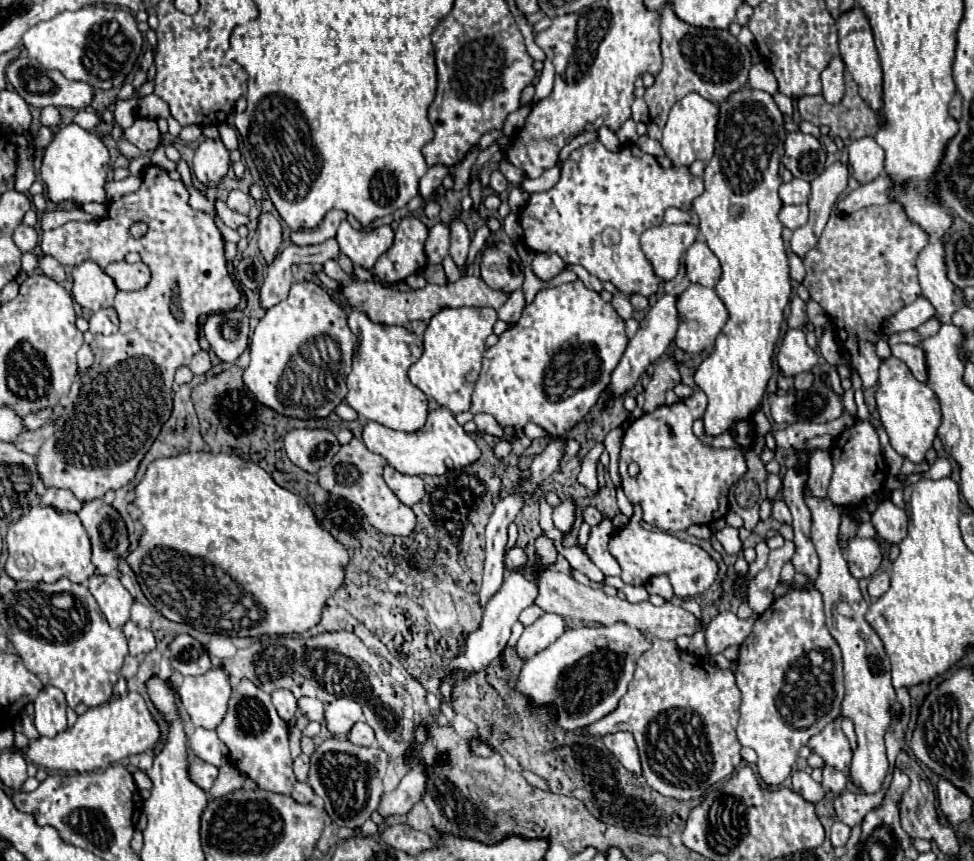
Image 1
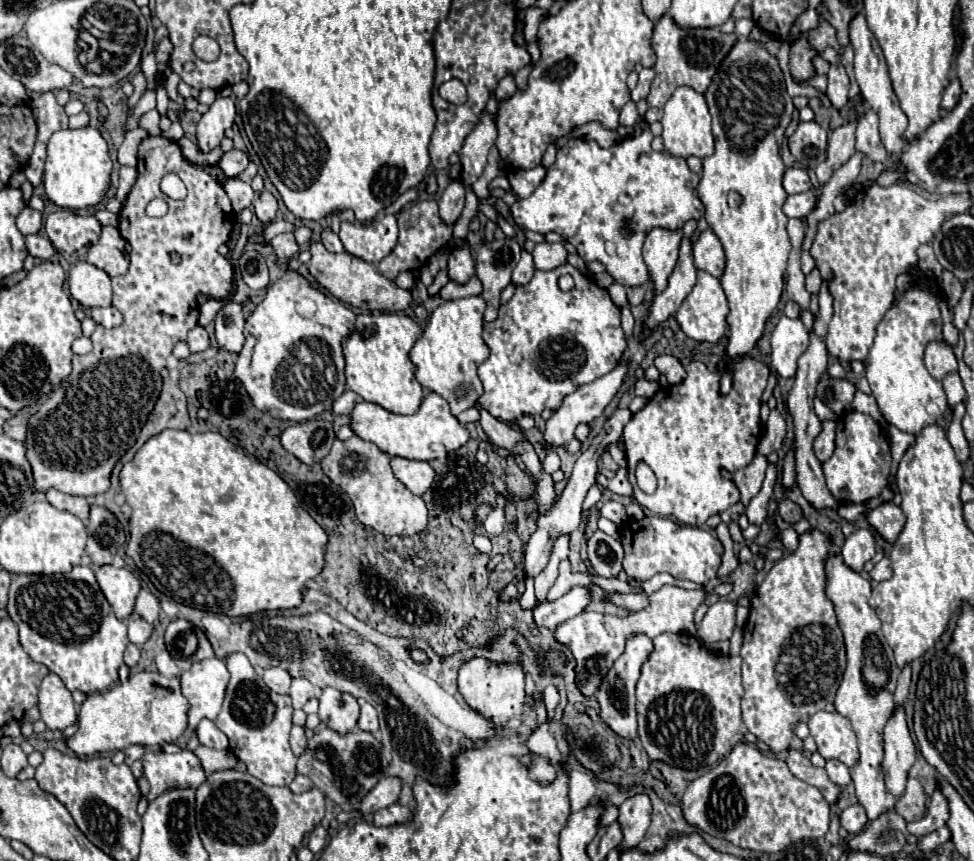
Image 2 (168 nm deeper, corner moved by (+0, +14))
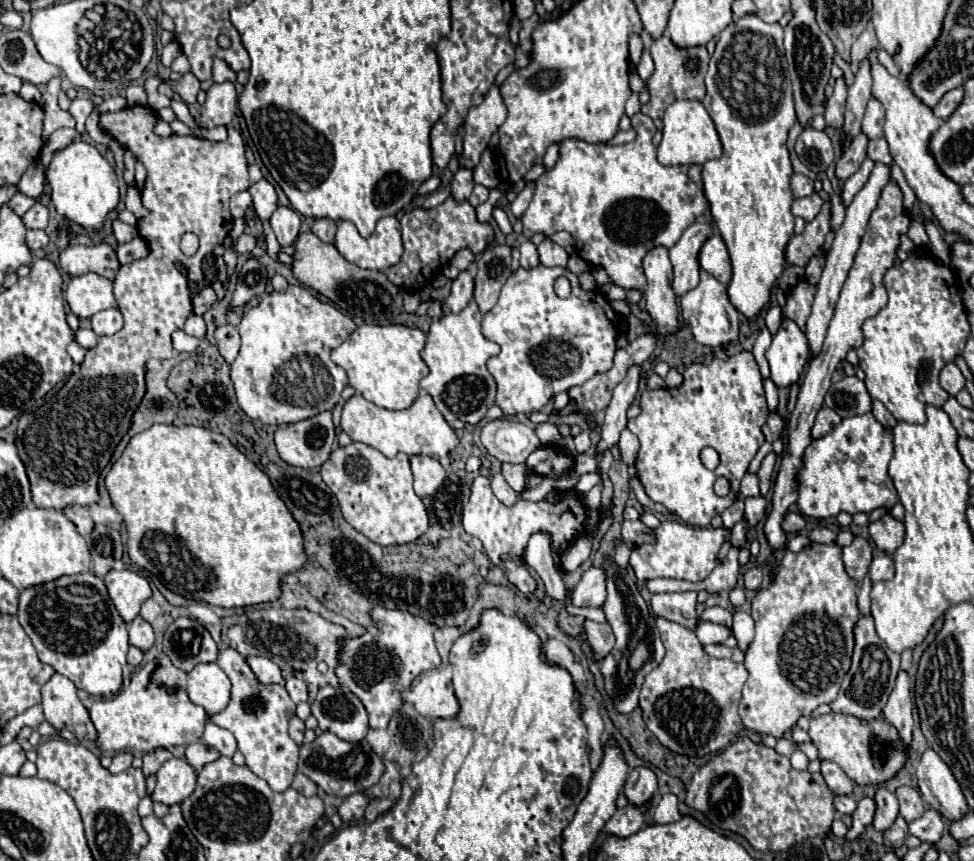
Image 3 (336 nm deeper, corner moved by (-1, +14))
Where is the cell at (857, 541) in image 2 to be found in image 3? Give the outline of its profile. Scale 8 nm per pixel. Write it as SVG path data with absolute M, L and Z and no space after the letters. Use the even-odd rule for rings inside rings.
M855 538L853 544L843 548L843 564L845 570L849 574L851 580L861 582L867 572L869 572L869 564L871 564L871 546L865 538Z

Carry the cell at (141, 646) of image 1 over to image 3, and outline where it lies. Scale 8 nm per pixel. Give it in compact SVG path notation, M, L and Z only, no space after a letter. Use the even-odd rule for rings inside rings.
M137 616L131 624L129 624L129 644L137 646L139 650L149 650L155 642L155 634L149 622L145 622L141 616Z

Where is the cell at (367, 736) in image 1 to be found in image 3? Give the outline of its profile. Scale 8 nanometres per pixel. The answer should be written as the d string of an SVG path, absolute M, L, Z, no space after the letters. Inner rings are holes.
M373 606L371 610L377 634L365 632L357 638L341 640L339 666L335 668L337 678L363 702L369 712L371 728L387 728L395 712L401 710L403 692L409 690L411 682L425 670L437 668L441 658L437 654L433 632L435 624L421 616L413 616L405 610L387 610L383 606ZM395 684L395 690L393 690Z

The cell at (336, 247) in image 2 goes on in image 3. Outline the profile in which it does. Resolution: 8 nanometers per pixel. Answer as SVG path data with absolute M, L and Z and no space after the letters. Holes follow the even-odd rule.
M327 218L315 220L315 224L311 226L311 232L317 238L321 238L323 242L333 242L335 240L335 230L337 230L337 224L333 220L327 220Z

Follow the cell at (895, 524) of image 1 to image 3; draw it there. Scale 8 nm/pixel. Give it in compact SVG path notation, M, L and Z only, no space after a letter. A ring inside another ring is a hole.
M885 514L881 520L869 524L869 534L879 550L893 556L893 552L903 544L905 526L903 522L895 520L891 514Z

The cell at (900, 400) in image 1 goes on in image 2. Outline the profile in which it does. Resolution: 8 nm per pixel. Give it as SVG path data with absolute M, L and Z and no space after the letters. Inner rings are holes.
M914 284L878 324L866 364L866 378L884 420L908 434L918 434L926 426L936 424L948 408L942 382L928 374L922 360L924 346L930 340L942 340L936 292L924 292Z

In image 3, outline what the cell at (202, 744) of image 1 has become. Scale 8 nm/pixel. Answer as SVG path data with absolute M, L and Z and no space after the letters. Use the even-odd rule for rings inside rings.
M207 722L205 726L205 734L203 734L203 742L213 746L219 754L223 756L233 756L237 750L237 740L229 730L223 730L219 726L215 726L213 722Z

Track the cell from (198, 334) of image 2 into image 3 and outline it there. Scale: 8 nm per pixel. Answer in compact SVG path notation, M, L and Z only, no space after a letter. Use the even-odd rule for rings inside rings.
M191 314L189 316L189 320L185 322L185 328L183 328L187 334L191 334L191 336L197 336L197 338L203 338L205 336L205 322L203 322L203 318L201 316L195 316L195 314Z

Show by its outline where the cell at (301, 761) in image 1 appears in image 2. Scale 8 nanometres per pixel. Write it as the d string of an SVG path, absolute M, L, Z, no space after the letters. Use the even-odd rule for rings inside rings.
M292 726L290 746L292 746L292 752L296 756L302 756L304 754L304 750L306 750L306 736L304 736L304 728L302 726Z

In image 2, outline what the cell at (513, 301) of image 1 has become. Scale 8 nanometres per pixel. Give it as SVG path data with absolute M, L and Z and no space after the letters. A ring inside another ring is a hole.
M522 250L522 258L520 258L518 266L512 272L512 284L514 286L524 286L524 284L528 284L528 280L532 278L532 274L534 274L532 256L526 250Z

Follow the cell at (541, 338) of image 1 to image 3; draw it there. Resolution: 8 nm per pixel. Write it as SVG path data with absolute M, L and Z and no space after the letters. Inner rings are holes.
M539 264L537 268L515 270L505 282L499 302L483 316L483 336L501 346L499 356L487 362L489 372L497 382L497 400L505 416L531 414L547 406L555 394L579 386L593 378L597 372L607 372L613 366L613 354L617 350L617 326L619 318L611 310L609 302L599 292L585 292L579 286L575 274L567 268L547 268ZM559 276L565 276L571 282L571 296L559 298L553 292L553 284Z

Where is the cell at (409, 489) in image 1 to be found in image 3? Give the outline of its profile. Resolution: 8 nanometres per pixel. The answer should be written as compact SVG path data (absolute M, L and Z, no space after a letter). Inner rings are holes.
M411 456L411 470L415 476L415 492L419 498L437 492L437 488L443 484L447 476L439 460L431 456Z

